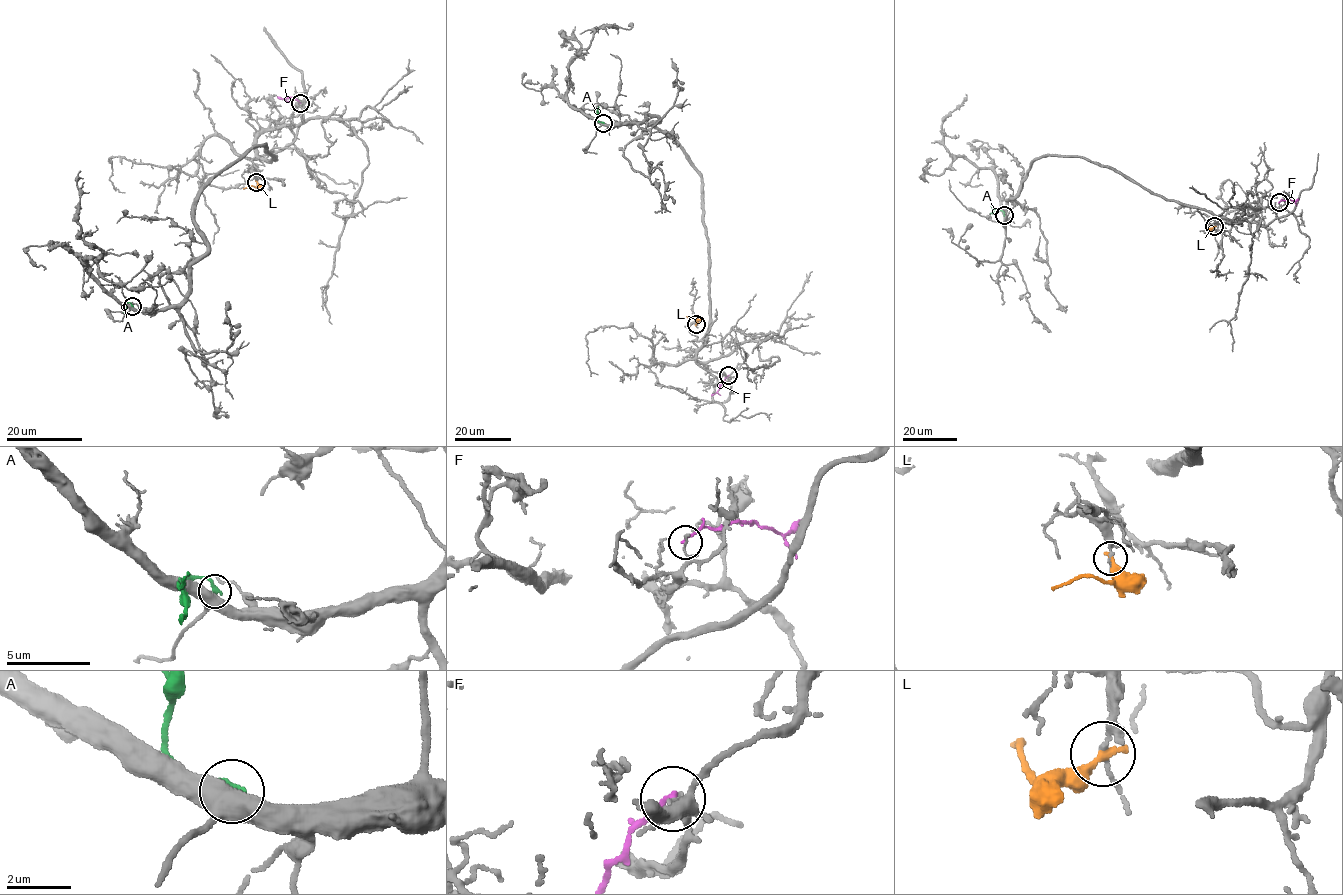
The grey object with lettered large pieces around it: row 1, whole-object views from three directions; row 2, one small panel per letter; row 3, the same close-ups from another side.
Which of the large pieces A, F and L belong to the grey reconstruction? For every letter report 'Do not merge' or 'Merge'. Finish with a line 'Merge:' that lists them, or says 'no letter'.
A: Do not merge
F: Do not merge
L: Do not merge
Merge: no letter

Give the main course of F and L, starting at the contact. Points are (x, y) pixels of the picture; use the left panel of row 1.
F: (300, 103), (291, 96), (284, 99), (277, 96)
L: (257, 181), (257, 187), (243, 189)

